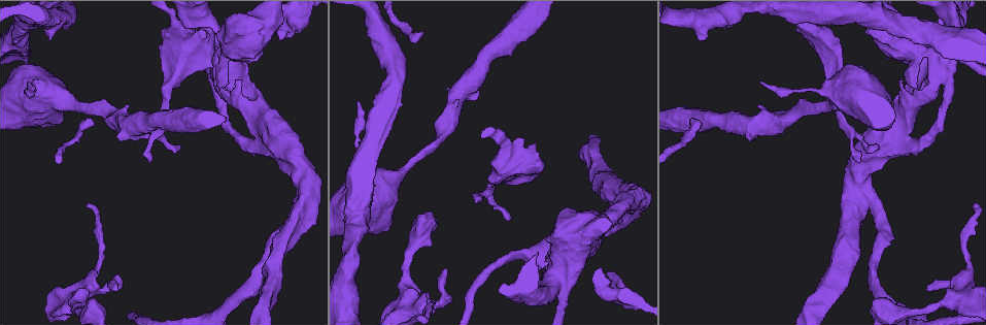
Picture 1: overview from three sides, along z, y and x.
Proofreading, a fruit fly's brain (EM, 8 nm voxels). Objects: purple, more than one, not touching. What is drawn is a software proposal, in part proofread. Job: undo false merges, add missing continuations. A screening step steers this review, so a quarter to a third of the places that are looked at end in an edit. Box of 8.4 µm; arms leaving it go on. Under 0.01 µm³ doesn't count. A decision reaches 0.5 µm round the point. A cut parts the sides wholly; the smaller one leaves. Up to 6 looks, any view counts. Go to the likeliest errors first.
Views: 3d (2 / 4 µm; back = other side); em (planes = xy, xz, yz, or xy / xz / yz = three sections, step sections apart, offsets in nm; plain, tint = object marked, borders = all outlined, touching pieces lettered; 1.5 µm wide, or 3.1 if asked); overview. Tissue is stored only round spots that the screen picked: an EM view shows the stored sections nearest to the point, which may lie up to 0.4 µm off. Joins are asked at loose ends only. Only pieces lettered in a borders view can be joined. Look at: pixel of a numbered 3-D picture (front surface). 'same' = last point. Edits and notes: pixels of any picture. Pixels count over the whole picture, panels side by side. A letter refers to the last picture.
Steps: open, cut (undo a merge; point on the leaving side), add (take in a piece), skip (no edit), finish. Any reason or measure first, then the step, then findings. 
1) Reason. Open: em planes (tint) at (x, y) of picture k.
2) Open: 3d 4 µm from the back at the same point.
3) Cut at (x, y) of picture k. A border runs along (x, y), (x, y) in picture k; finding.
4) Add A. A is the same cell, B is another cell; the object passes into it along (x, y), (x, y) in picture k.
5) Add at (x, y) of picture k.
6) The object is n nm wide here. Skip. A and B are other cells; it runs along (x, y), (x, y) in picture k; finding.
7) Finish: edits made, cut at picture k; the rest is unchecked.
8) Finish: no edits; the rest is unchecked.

Branch stops here. Open: em planes (plain) at (445, 269) of picture 1.

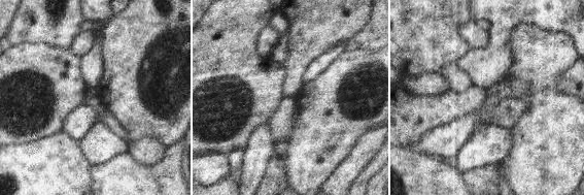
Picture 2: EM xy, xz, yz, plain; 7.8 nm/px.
Open: em planes (borders) at the same point.

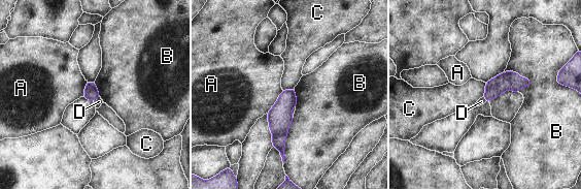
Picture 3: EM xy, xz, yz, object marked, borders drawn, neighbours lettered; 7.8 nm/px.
The object is 110 nm wide here. Add D. D is the same cell, A, B and C are other cells; the object passes into it along (91, 92), (97, 98), (99, 101) in picture 3; it goes on there.

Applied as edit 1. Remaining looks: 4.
See it whole again. Open: overview.

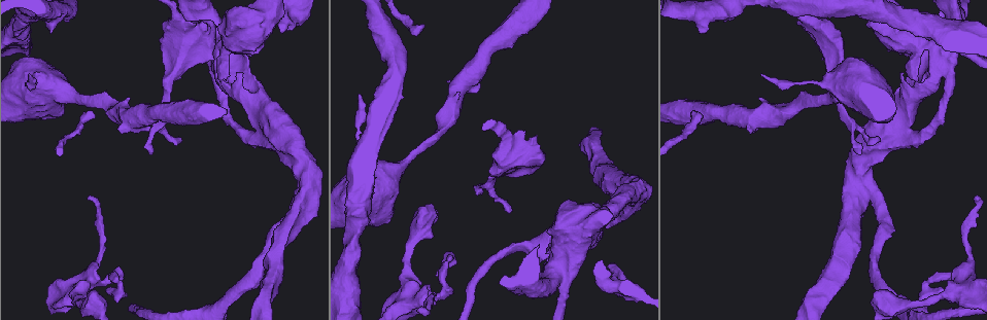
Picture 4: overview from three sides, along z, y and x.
Thin end. Open: em yz step 4 (tint) at (154, 151) of picture 4.

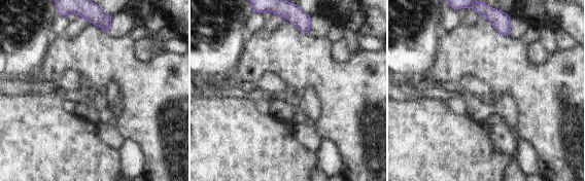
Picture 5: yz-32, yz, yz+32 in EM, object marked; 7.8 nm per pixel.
Open: em planes (borders) at the same point.

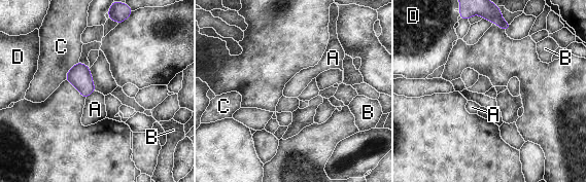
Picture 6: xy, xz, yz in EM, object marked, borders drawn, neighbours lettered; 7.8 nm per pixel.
The longest contact is with C, 190 nm. Skip. A, B, C and D are other cells; a border runs along (95, 90), (85, 99) in picture 6; none of them fits.

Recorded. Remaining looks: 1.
Tapers out. Open: em yz step 8 (borders) at (29, 76) of picture 4.

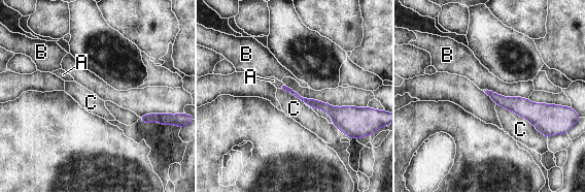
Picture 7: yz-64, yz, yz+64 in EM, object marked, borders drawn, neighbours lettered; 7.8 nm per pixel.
Add A. A is the same cell, B and C are other cells; the object passes into it along (310, 102), (282, 87), (273, 81) in picture 7; it goes on there.

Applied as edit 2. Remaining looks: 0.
Finish: edits made, add at picture 3, add at picture 7; the rest is unchecked.

